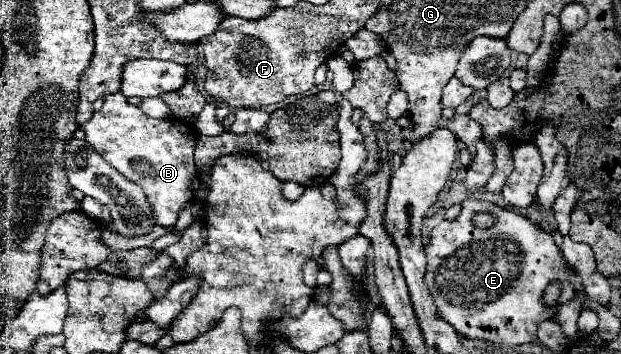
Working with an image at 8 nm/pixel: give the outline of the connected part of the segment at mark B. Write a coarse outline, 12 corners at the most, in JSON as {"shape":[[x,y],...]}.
{"shape":[[102,97],[86,141],[162,227],[200,187],[196,131]]}

